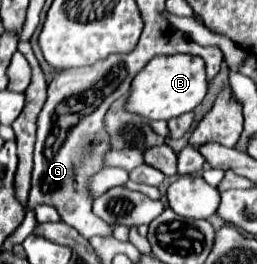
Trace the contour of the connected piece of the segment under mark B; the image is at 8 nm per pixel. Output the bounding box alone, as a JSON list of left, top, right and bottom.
[125,54,207,122]

